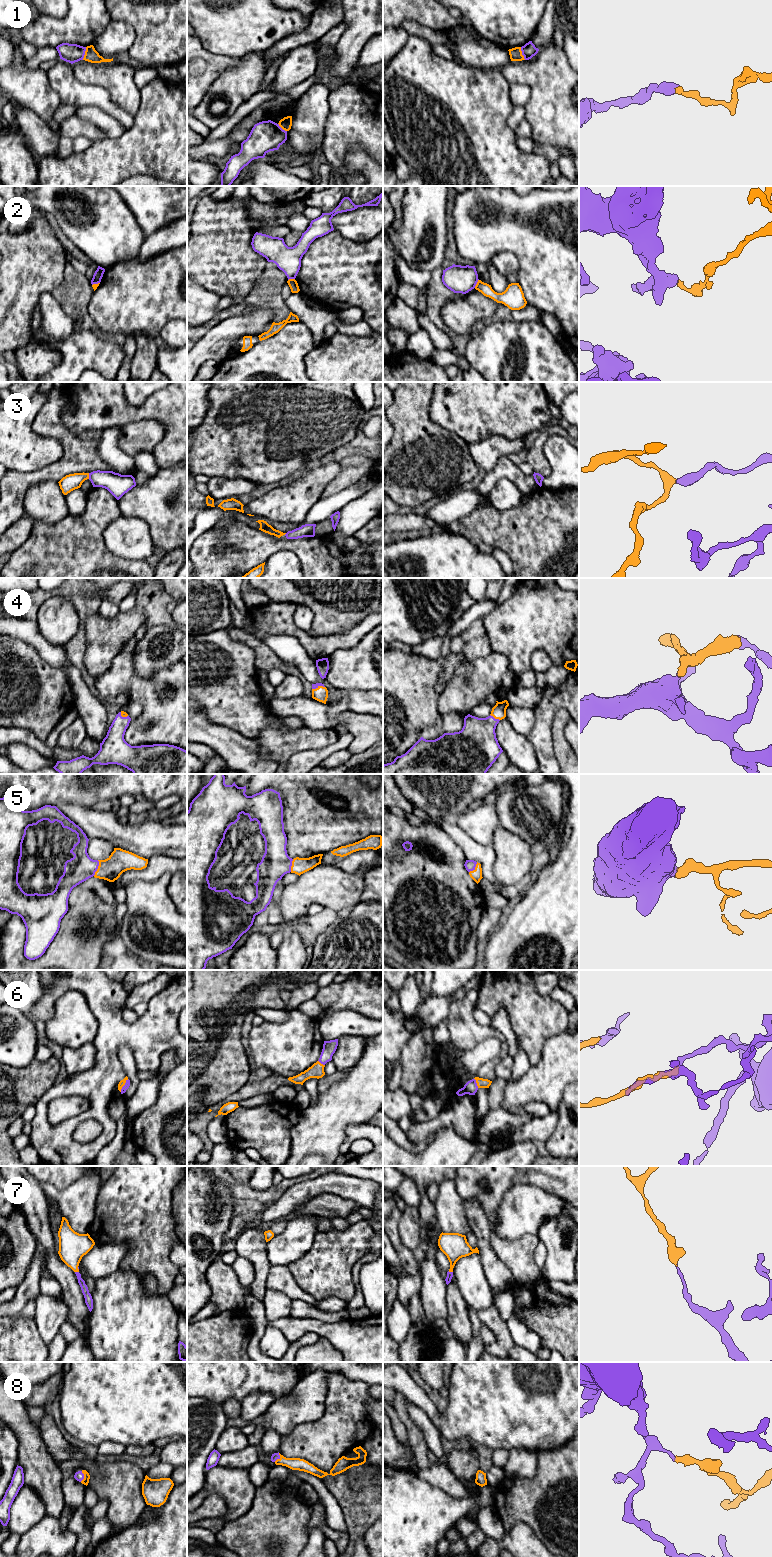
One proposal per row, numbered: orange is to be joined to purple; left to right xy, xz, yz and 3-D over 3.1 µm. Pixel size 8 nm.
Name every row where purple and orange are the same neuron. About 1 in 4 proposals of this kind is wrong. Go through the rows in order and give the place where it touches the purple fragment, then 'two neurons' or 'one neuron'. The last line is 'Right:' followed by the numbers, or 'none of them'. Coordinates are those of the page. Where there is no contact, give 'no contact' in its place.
1: contact xy (84, 53); two neurons
2: contact yz (476, 283); two neurons
3: contact xy (89, 476); one neuron
4: contact yz (494, 718); one neuron
5: contact xy (97, 868); one neuron
6: contact xy (124, 1085); one neuron
7: contact yz (450, 1272); one neuron
8: contact xy (83, 1476); one neuron
Right: 3, 4, 5, 6, 7, 8

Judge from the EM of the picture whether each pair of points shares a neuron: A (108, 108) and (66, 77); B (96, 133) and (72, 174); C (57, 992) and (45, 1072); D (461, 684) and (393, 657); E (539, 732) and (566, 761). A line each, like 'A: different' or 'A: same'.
A: same
B: different
C: different
D: different
E: different

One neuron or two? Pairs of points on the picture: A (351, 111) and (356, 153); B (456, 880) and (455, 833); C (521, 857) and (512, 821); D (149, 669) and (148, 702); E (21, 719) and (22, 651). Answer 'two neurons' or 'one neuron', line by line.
A: two neurons
B: two neurons
C: two neurons
D: two neurons
E: one neuron

